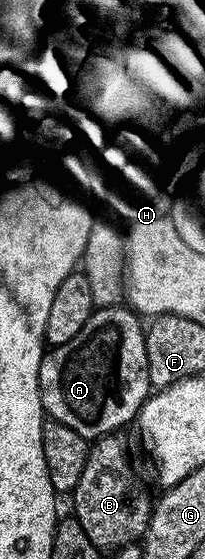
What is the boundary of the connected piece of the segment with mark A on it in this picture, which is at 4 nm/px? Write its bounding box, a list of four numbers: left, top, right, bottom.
[35,329,152,443]

